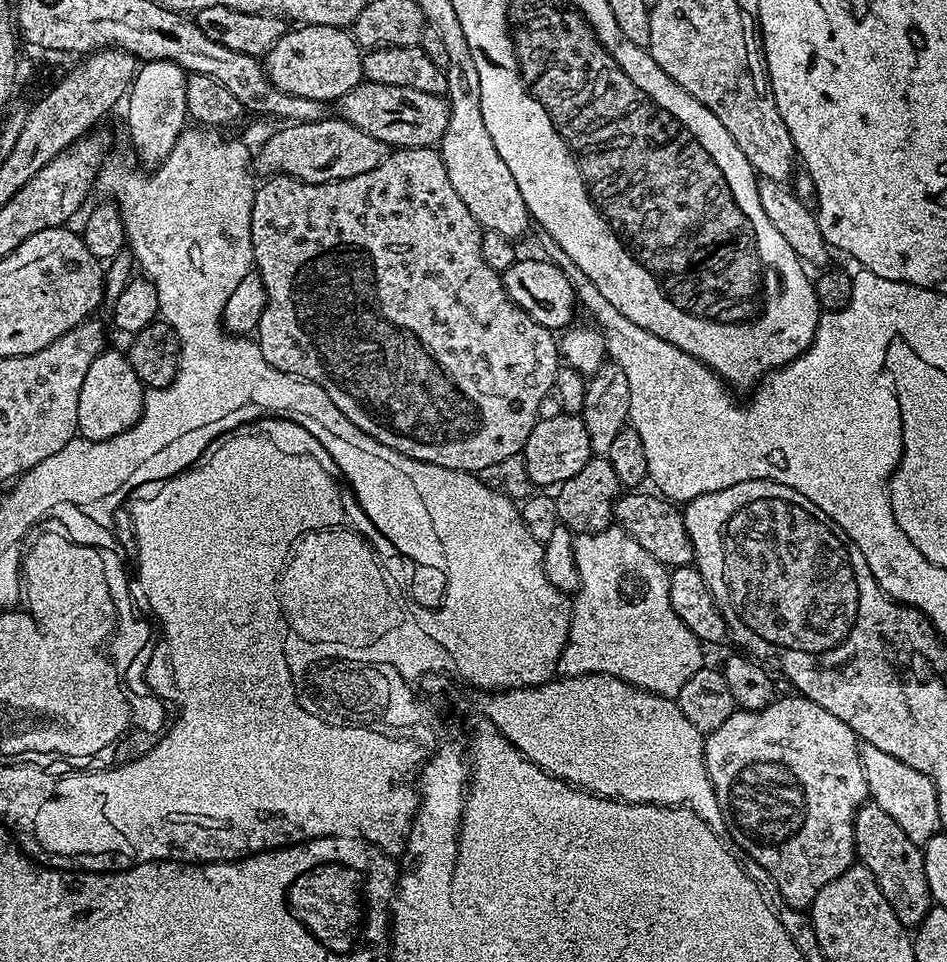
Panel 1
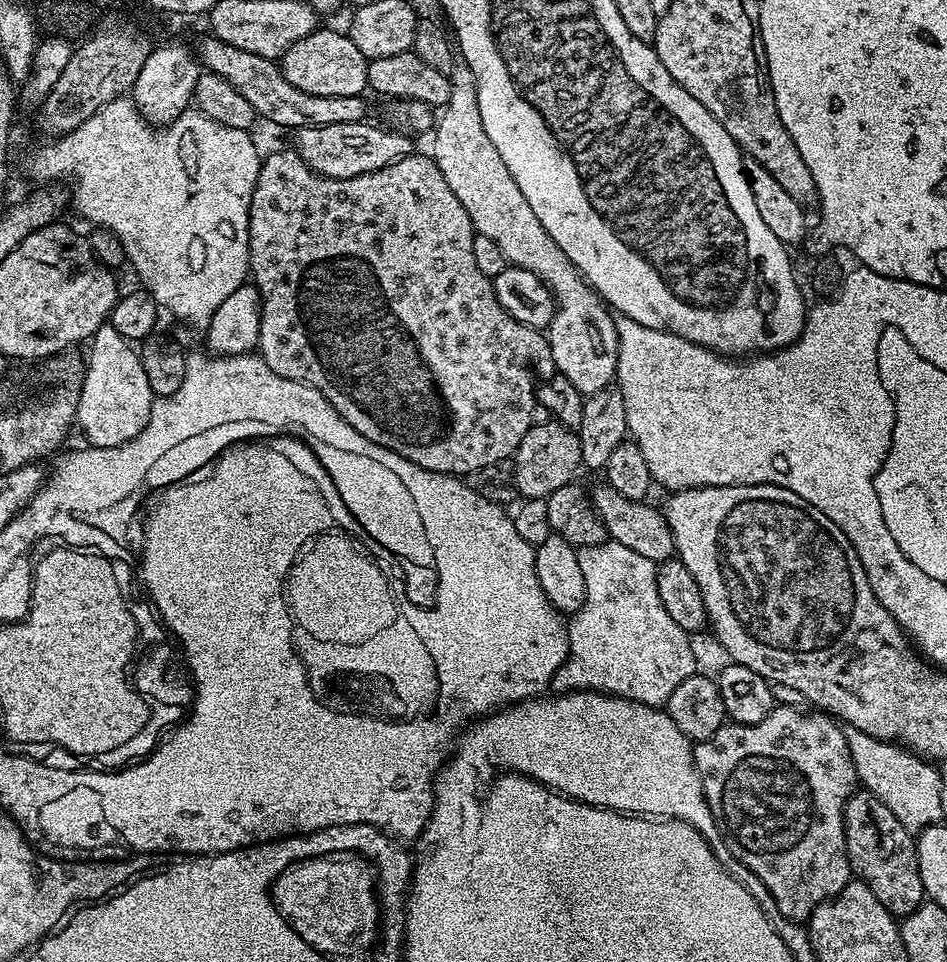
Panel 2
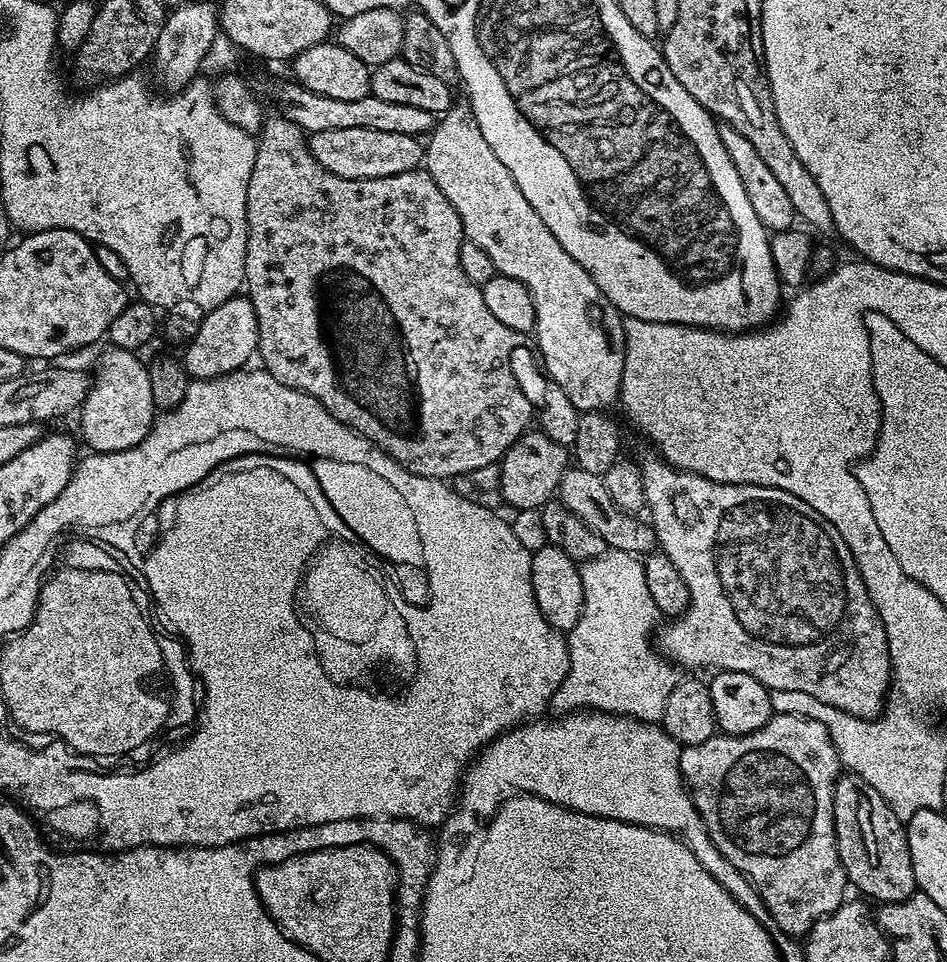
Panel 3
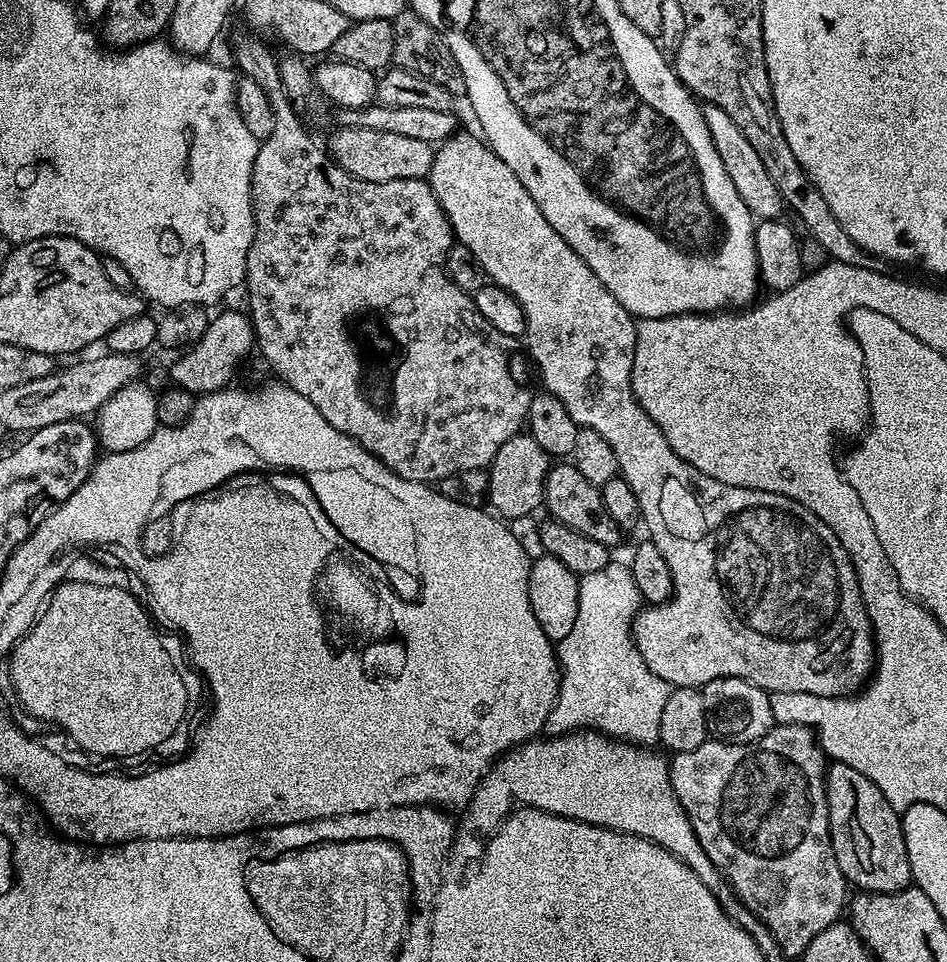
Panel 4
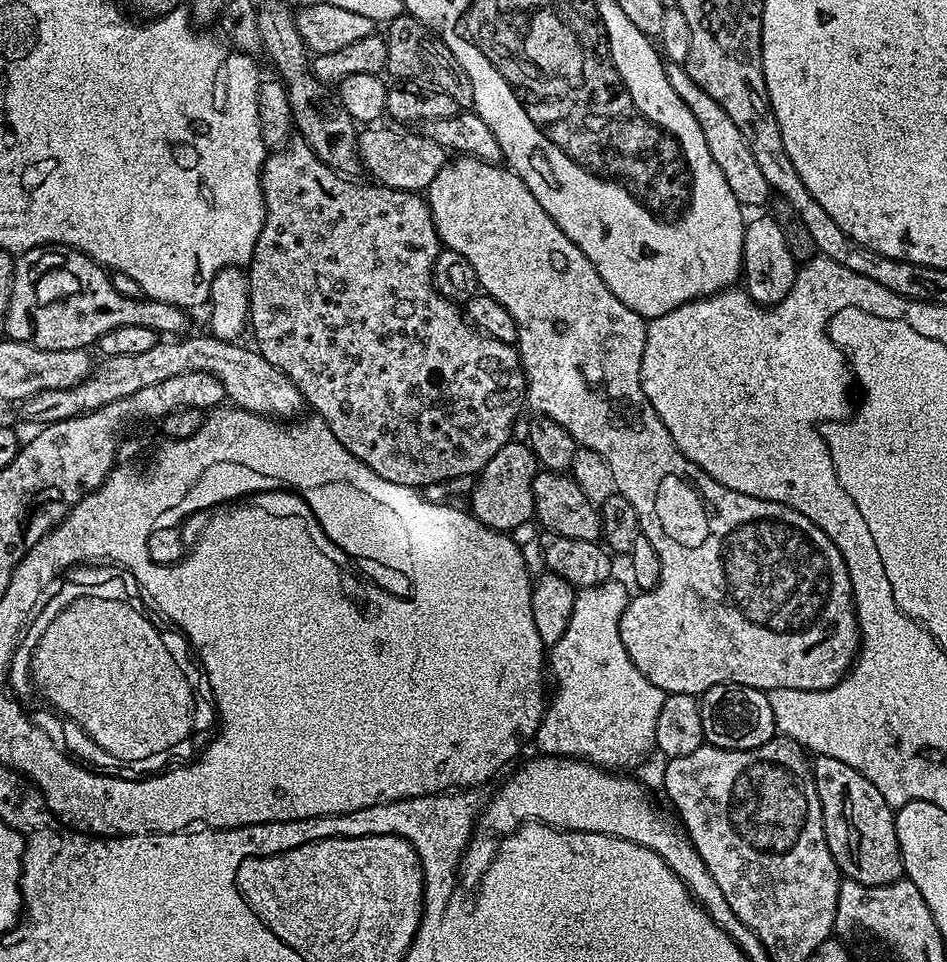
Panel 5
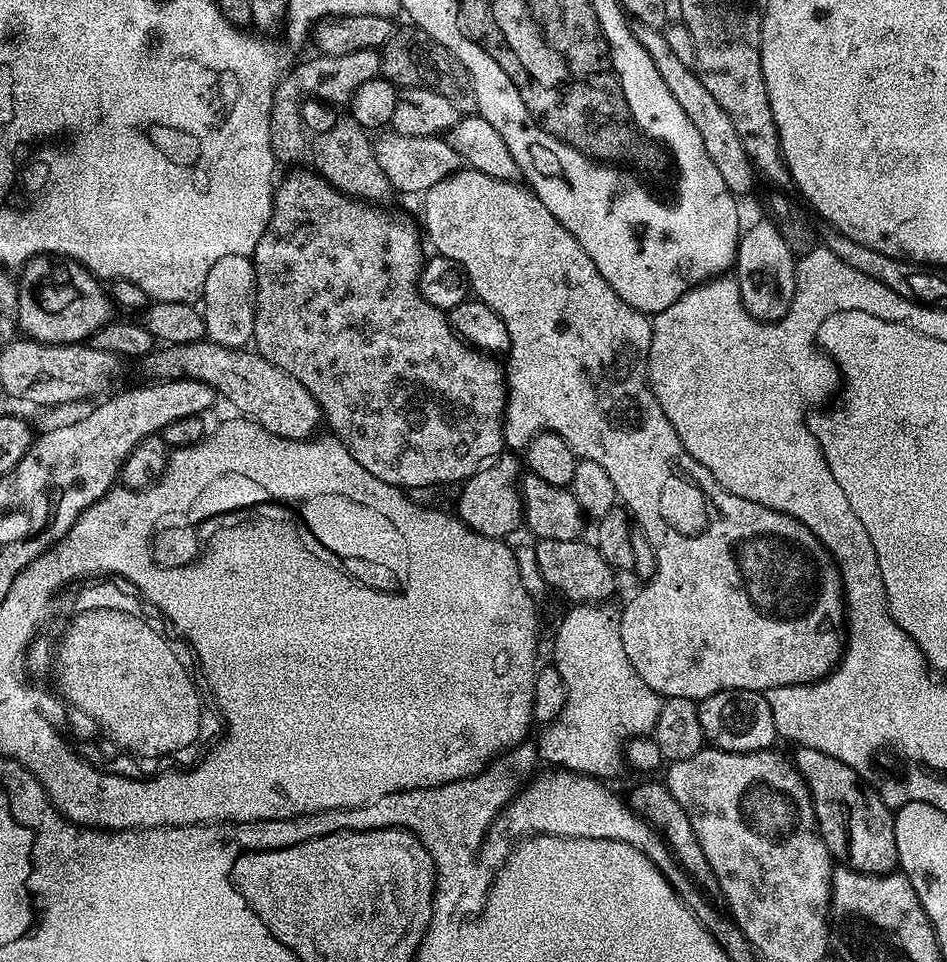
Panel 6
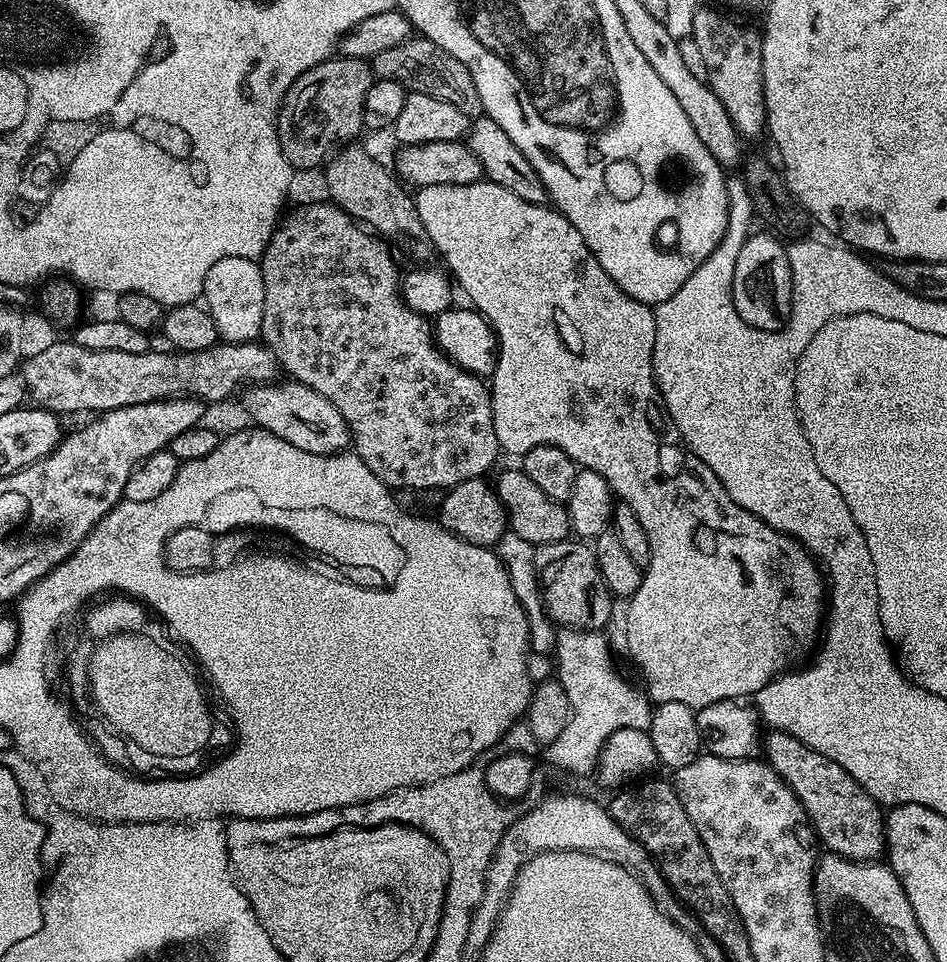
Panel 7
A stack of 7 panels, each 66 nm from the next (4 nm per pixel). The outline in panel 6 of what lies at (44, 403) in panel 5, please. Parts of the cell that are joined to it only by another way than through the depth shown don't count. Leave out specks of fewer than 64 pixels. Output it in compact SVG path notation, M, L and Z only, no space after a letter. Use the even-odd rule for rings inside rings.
M205 338L193 344L157 347L143 357L142 364L146 371L152 372L151 379L156 382L201 380L216 389L223 399L225 396L243 419L254 421L278 438L310 440L321 431L322 413L310 390L255 350L227 348Z

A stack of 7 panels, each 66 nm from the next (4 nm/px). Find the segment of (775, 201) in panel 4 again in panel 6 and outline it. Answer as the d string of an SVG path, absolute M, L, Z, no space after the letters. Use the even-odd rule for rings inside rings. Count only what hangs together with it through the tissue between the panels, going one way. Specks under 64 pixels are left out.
M636 22L632 24L632 32L638 38L638 42L642 42L642 50L646 50L646 54L650 54L650 58L654 61L658 74L662 74L662 82L666 82L670 94L674 94L674 98L678 98L678 106L682 106L682 110L686 110L686 118L690 118L690 122L694 122L694 130L698 130L698 135L702 138L702 146L706 146L706 155L710 157L710 162L714 162L718 174L722 174L722 182L726 182L726 186L732 191L733 196L743 198L755 186L756 180L758 181L758 173L752 167L750 158L746 154L746 146L742 146L742 138L738 134L734 122L730 122L730 114L726 114L726 110L722 110L722 106L718 106L717 100L710 95L710 90L706 90L706 86L702 86L700 77L696 75L690 65L675 56L674 49L666 43L661 29Z

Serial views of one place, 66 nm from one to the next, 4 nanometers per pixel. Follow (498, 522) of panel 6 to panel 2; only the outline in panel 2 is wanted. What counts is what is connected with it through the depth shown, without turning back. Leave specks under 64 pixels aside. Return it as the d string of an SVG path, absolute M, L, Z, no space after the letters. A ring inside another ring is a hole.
M533 423L510 460L512 481L516 484L517 493L524 500L547 500L550 494L554 494L554 490L573 483L577 479L576 471L581 471L582 468L579 435L564 424L547 423Z

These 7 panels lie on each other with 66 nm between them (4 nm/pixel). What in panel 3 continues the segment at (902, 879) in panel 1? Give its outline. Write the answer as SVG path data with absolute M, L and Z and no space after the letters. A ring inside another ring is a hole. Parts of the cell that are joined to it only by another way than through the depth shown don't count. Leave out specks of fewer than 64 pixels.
M855 774L841 775L836 781L834 790L834 830L838 858L849 883L862 892L867 899L874 898L880 904L897 904L910 898L918 890L917 879L914 878L914 862L910 862L910 846L908 845L908 829L905 821L899 820L890 810L886 798L866 782L866 778Z

